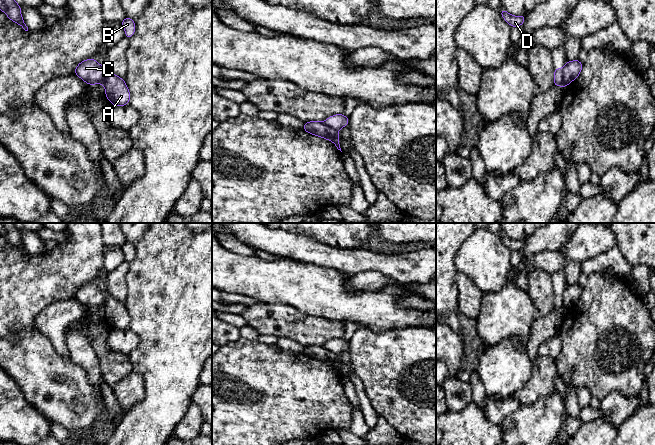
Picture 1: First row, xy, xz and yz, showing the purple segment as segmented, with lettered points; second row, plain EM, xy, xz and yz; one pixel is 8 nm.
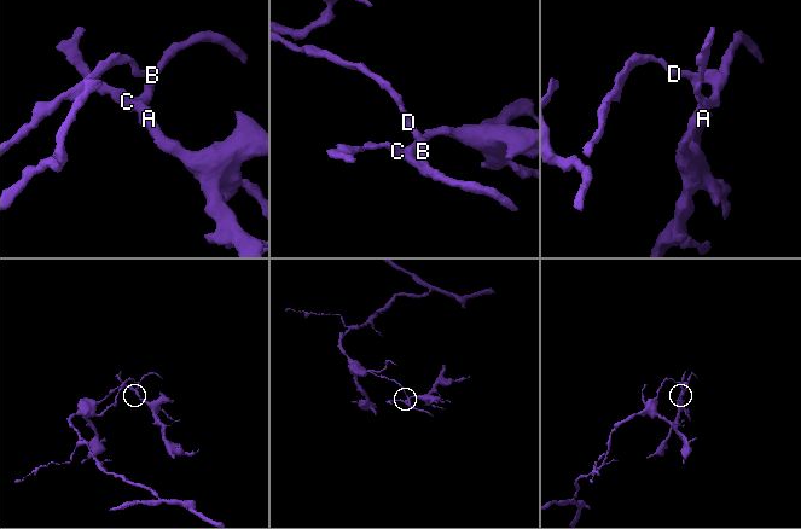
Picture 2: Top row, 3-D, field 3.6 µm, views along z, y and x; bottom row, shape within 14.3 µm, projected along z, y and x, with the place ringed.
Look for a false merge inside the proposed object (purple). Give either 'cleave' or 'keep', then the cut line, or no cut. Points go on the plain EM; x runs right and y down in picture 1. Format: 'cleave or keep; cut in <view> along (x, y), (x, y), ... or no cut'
cleave; cut in yz along (562, 292), (563, 306), (566, 309)

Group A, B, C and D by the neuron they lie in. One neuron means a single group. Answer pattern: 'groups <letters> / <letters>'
groups A / B C D

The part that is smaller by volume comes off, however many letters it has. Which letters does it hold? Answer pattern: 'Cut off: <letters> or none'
Cut off: A

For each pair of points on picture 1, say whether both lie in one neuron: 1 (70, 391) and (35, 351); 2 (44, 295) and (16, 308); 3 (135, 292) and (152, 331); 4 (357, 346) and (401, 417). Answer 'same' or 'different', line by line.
1: same
2: same
3: same
4: same

